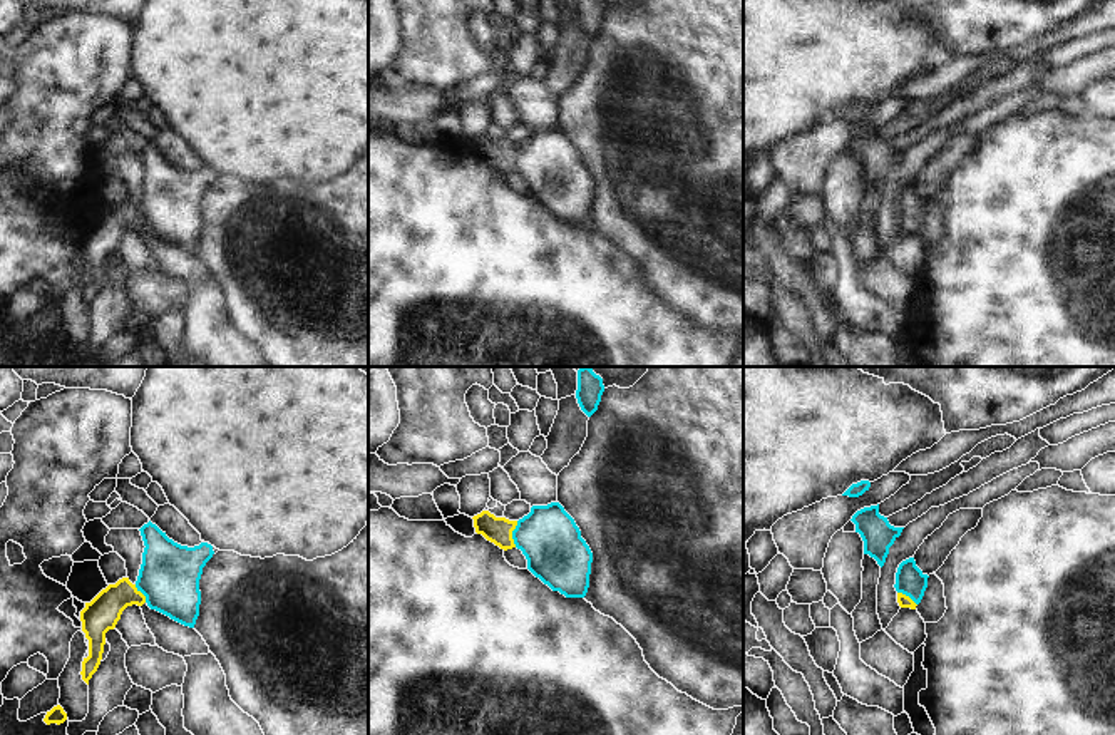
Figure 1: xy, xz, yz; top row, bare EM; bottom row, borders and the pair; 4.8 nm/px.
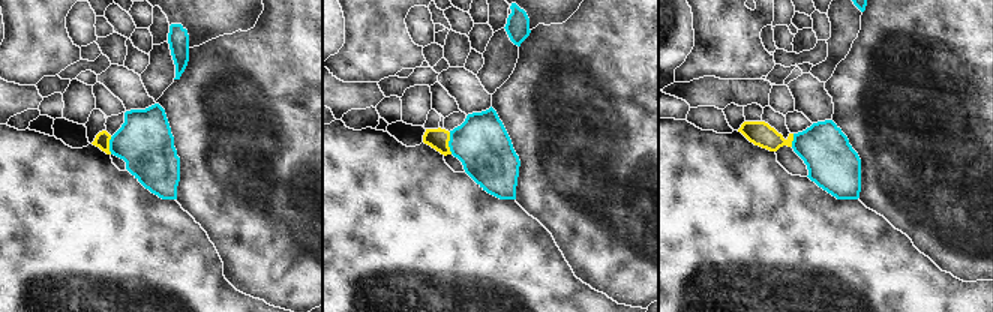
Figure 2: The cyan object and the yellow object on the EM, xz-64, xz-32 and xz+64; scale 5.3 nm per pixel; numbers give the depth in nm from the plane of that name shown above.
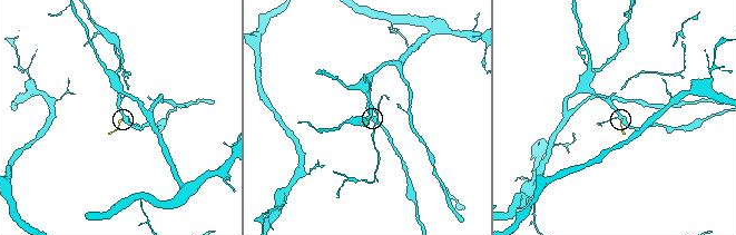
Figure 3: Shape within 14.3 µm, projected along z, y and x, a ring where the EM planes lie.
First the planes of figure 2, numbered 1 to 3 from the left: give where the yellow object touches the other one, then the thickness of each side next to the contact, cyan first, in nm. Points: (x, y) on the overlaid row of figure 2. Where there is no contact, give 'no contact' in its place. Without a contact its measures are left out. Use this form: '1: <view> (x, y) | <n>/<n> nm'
1: xz-64 (110, 146) | 300/80 nm
2: xz-32 (449, 143) | 300/110 nm
3: xz+64 (794, 140) | 280/130 nm

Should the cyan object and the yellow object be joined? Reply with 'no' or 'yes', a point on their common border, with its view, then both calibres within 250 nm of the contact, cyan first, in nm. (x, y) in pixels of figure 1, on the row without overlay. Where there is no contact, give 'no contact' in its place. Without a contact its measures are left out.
yes | xz (513, 159) | 300/130 nm

